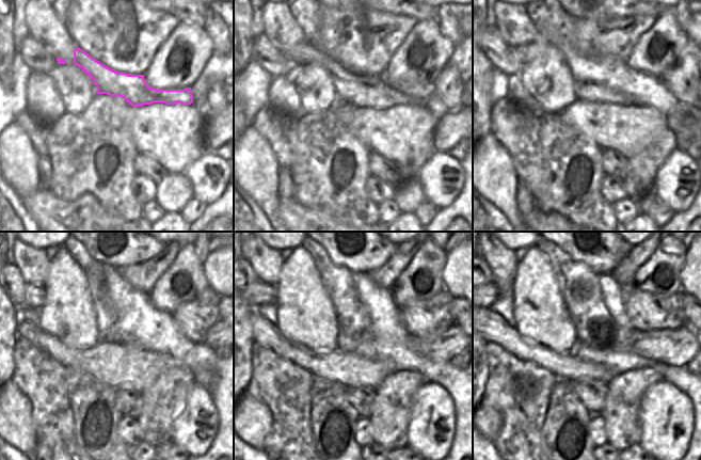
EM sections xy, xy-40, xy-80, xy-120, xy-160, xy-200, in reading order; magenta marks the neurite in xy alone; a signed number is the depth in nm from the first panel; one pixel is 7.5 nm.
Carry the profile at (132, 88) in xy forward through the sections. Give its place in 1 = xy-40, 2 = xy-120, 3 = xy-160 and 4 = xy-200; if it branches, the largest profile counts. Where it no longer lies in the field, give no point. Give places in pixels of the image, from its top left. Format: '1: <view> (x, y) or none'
1: xy-40 (366, 91)
2: xy-120 (33, 297)
3: xy-160 (259, 292)
4: xy-200 (494, 291)

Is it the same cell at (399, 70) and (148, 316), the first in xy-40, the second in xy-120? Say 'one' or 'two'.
two

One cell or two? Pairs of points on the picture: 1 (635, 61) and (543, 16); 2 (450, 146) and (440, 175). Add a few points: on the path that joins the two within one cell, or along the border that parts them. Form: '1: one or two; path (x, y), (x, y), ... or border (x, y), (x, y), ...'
1: two; border (625, 62), (634, 69), (649, 74)
2: one; path (449, 154), (443, 168)

